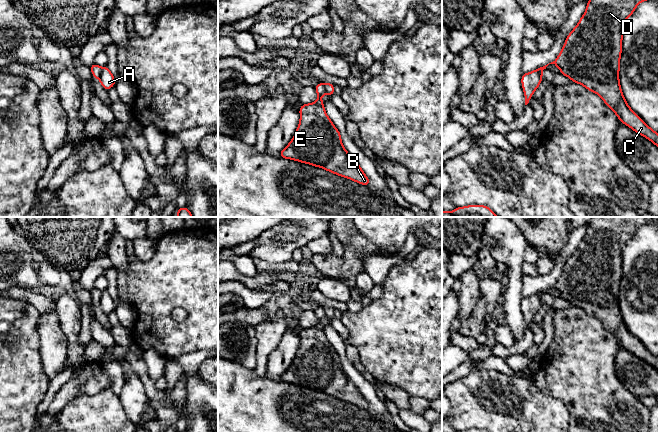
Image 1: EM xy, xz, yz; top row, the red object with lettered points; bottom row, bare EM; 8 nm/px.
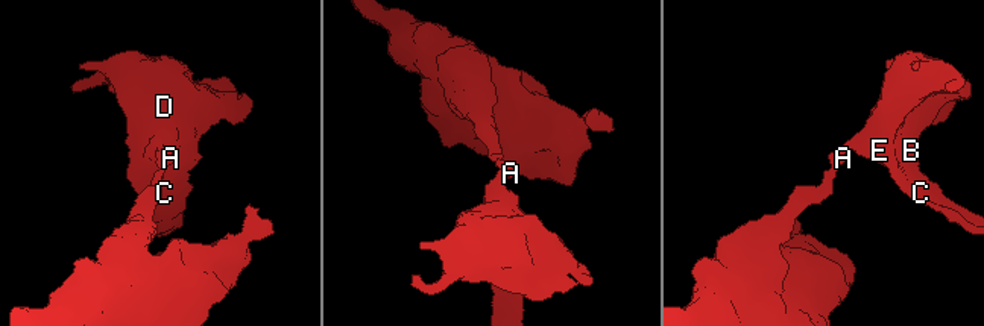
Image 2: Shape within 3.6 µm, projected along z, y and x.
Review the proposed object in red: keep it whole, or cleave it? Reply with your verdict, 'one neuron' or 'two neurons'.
two neurons

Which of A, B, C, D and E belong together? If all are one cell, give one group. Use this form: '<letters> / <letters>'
A / B C D E

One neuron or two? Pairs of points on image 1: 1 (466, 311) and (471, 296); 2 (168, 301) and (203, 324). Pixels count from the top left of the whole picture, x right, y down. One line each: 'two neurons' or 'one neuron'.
1: one neuron
2: one neuron

